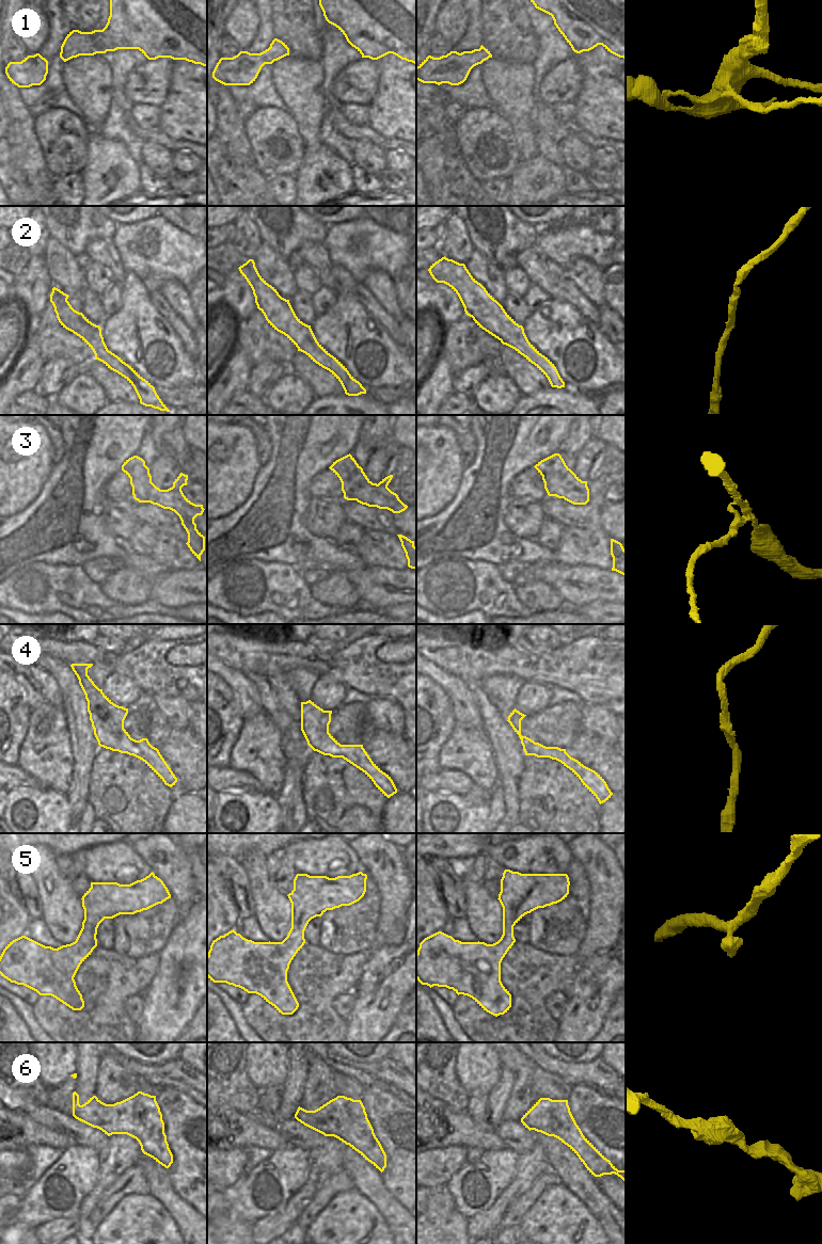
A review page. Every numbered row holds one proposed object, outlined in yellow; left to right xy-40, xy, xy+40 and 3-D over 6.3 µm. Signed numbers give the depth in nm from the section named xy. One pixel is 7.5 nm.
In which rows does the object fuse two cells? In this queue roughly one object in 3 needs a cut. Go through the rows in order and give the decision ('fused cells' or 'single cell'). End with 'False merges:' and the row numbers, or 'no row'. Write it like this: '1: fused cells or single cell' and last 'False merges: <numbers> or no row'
1: fused cells
2: single cell
3: fused cells
4: single cell
5: single cell
6: single cell
False merges: 1, 3

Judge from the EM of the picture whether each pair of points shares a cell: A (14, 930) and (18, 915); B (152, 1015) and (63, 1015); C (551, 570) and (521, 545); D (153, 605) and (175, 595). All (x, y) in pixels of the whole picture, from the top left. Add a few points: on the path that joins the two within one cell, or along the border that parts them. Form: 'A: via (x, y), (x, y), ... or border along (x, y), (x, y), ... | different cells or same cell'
A: via (14, 927), (15, 919) | same cell
B: border along (135, 1023), (138, 1031) | different cells
C: border along (556, 561), (527, 564) | different cells
D: border along (152, 597), (166, 606), (176, 609) | different cells

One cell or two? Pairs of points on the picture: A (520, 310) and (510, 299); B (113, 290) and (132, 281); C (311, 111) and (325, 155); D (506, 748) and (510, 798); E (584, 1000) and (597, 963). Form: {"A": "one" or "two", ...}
{"A": "one", "B": "two", "C": "two", "D": "one", "E": "one"}

